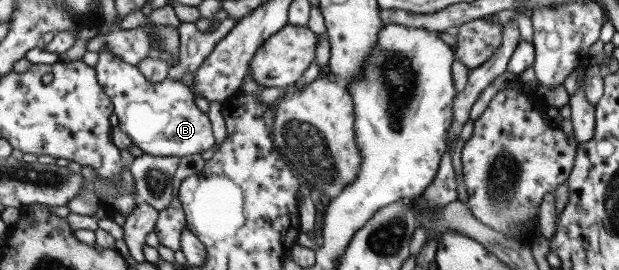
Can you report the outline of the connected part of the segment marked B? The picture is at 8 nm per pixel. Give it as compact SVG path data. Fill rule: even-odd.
M100 49L98 61L93 67L95 78L100 88L110 99L117 126L128 136L132 145L138 147L143 154L151 156L182 156L199 154L212 149L215 144L211 124L207 114L194 105L193 95L187 85L166 77L162 82L148 82L135 66L122 61L108 49Z

